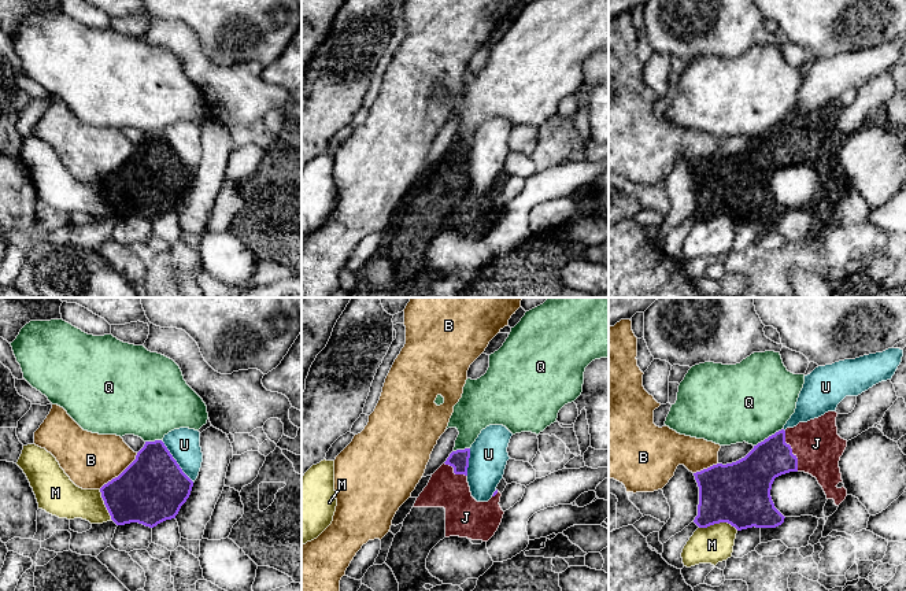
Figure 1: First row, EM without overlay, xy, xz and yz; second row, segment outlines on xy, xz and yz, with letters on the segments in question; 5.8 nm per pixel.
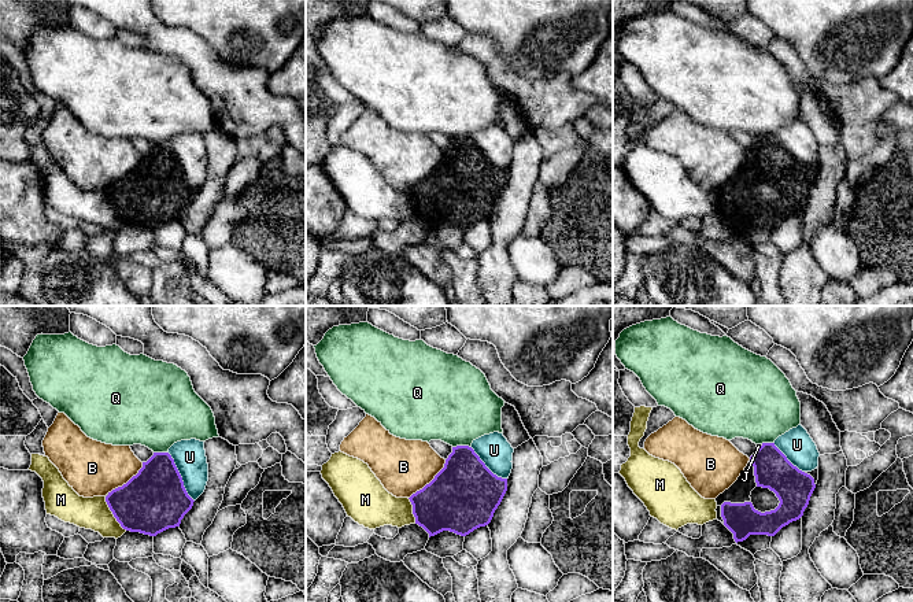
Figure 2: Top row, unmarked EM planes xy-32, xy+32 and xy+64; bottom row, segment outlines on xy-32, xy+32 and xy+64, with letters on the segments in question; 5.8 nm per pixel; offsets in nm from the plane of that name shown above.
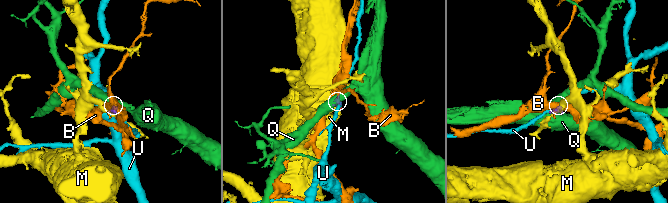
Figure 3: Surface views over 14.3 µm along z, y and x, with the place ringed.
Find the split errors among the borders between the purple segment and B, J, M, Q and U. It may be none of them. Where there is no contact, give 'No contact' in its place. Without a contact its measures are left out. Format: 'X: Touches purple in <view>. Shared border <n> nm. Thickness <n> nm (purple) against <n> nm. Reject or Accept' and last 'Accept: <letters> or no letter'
B: Touches purple in xy. Shared border 320 nm. Thickness 400 nm (purple) against 320 nm. Reject
J: Touches purple in yz. Shared border 260 nm. Thickness 220 nm (purple) against 280 nm. Accept
M: Touches purple in yz. Shared border 240 nm. Thickness 360 nm (purple) against 220 nm. Reject
Q: Touches purple in yz. Shared border 200 nm. Thickness 240 nm (purple) against 460 nm. Reject
U: Touches purple in xy. Shared border 320 nm. Thickness 400 nm (purple) against 190 nm. Reject
Accept: J

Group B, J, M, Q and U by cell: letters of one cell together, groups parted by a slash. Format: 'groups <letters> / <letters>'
groups B / J / M / Q / U

